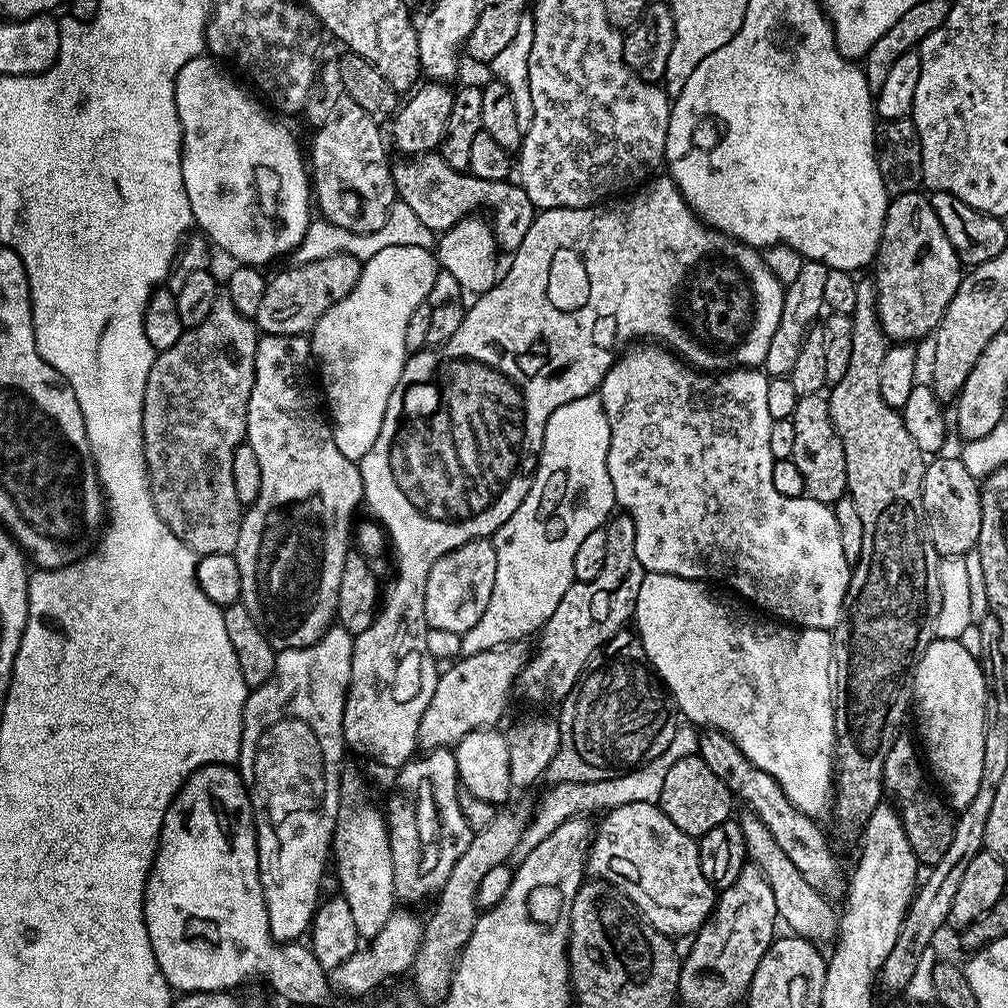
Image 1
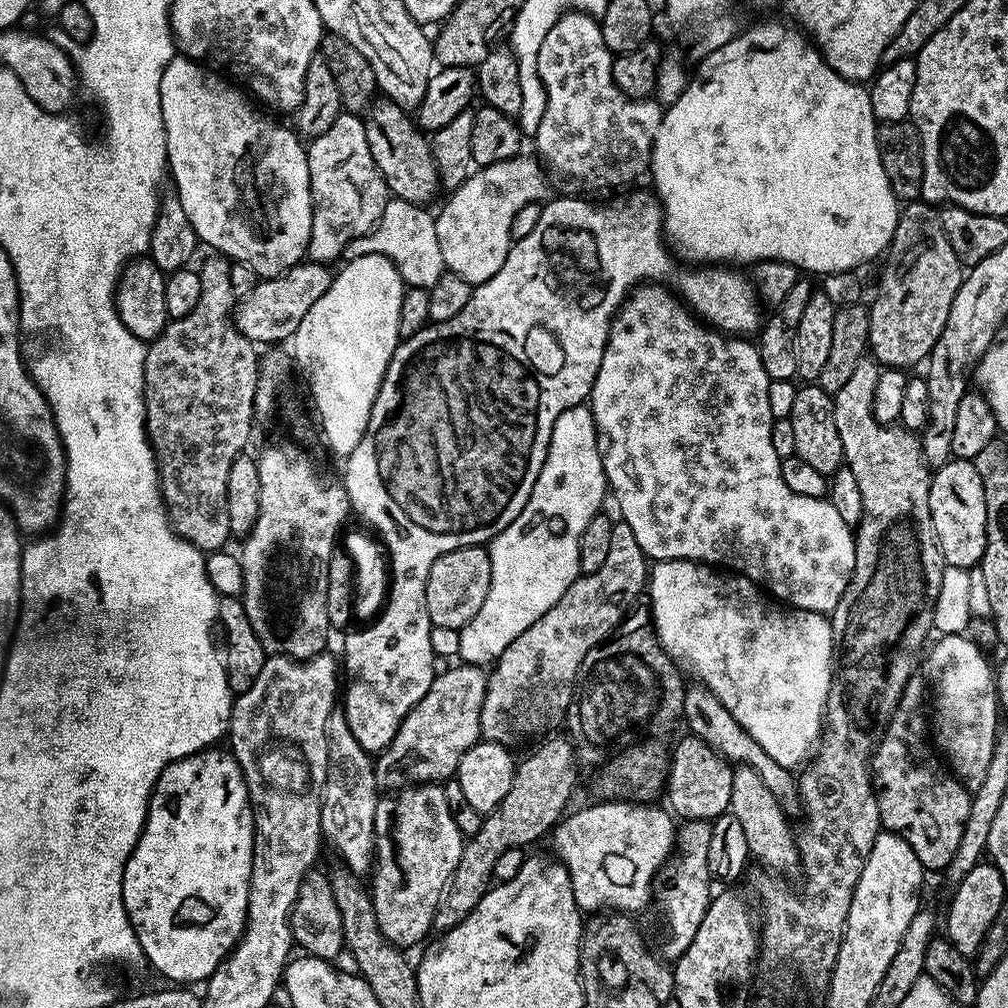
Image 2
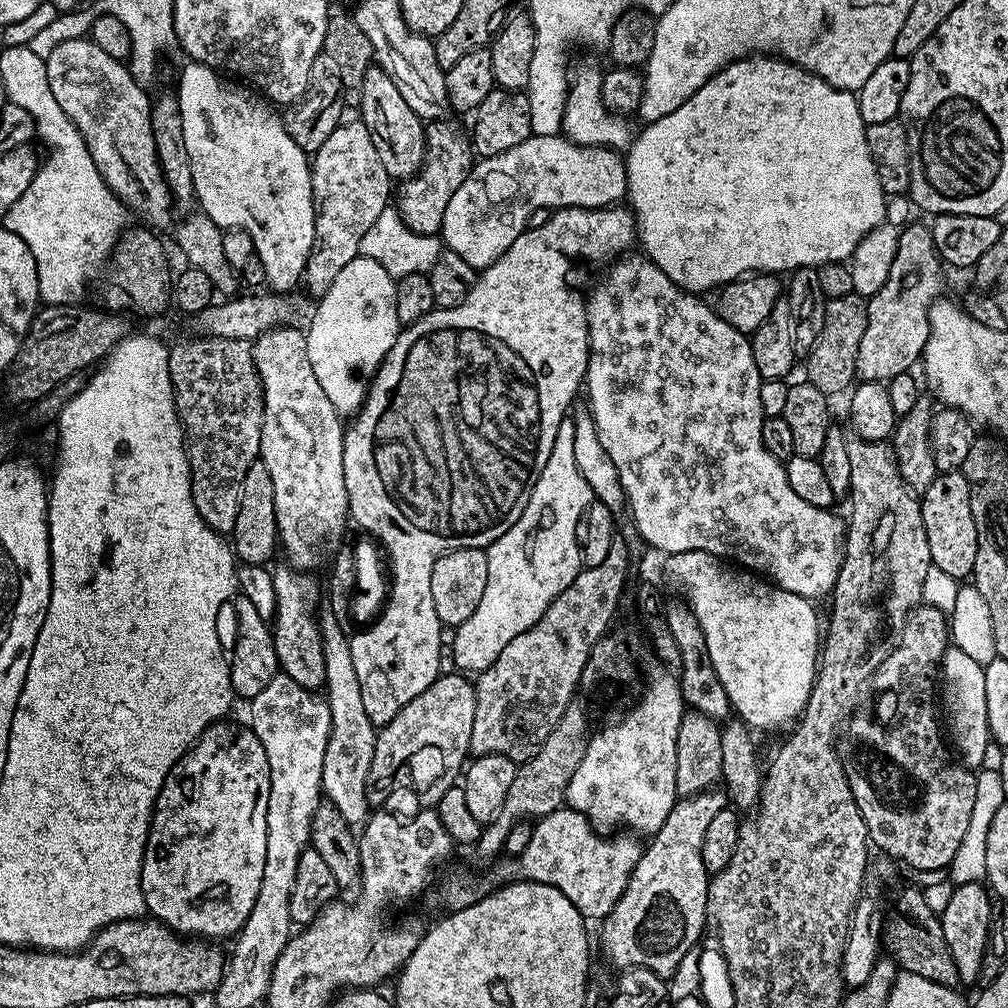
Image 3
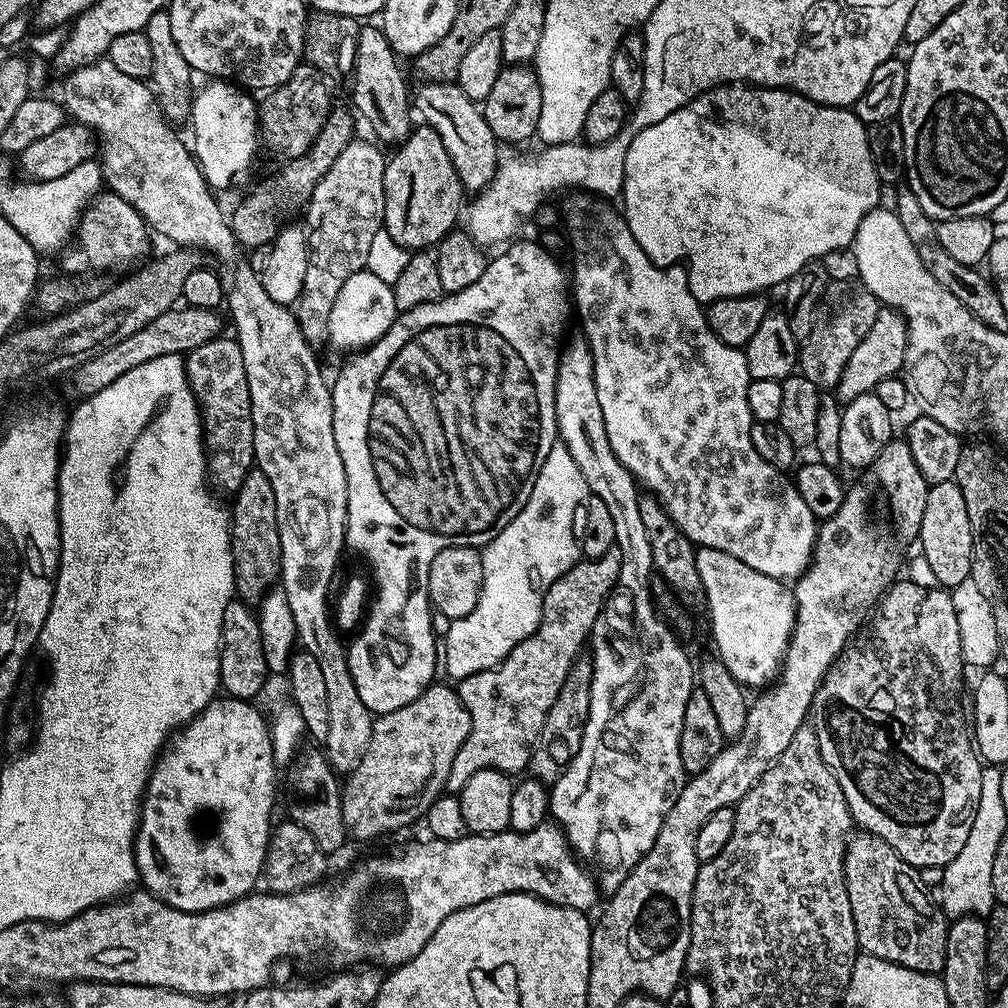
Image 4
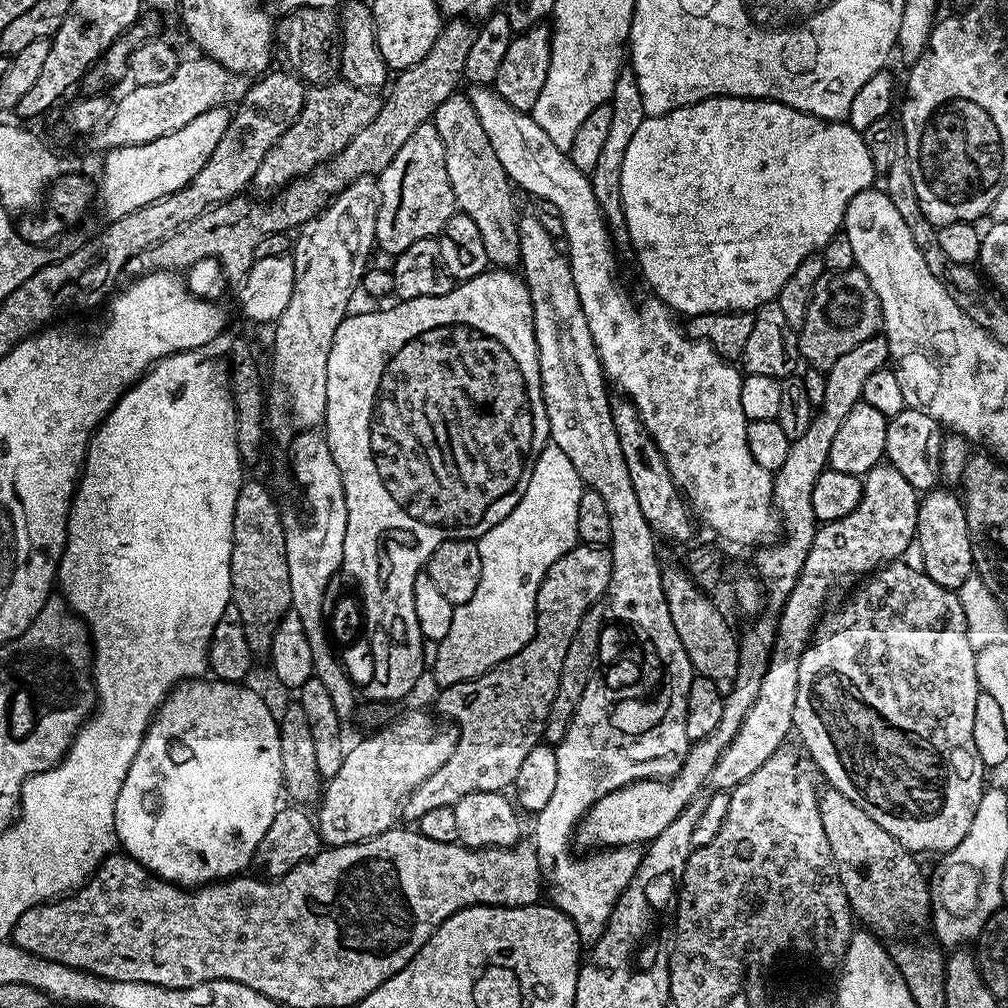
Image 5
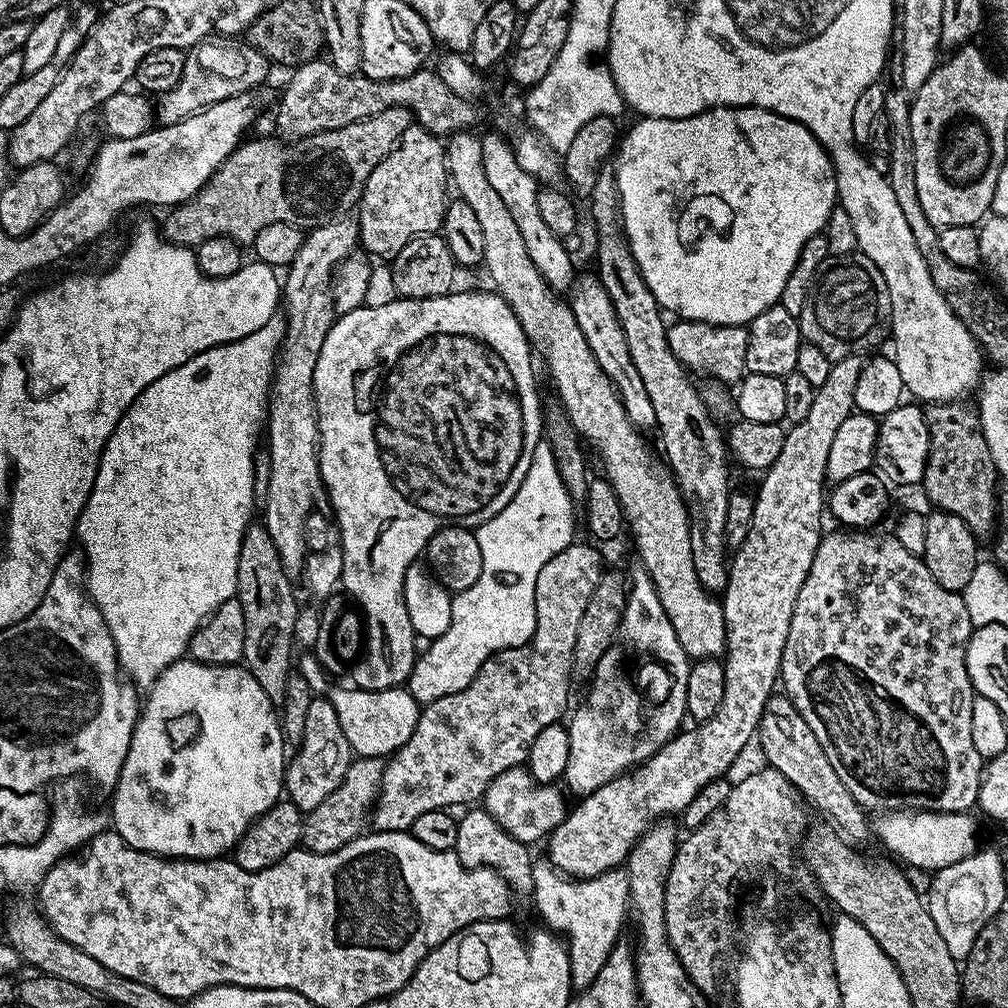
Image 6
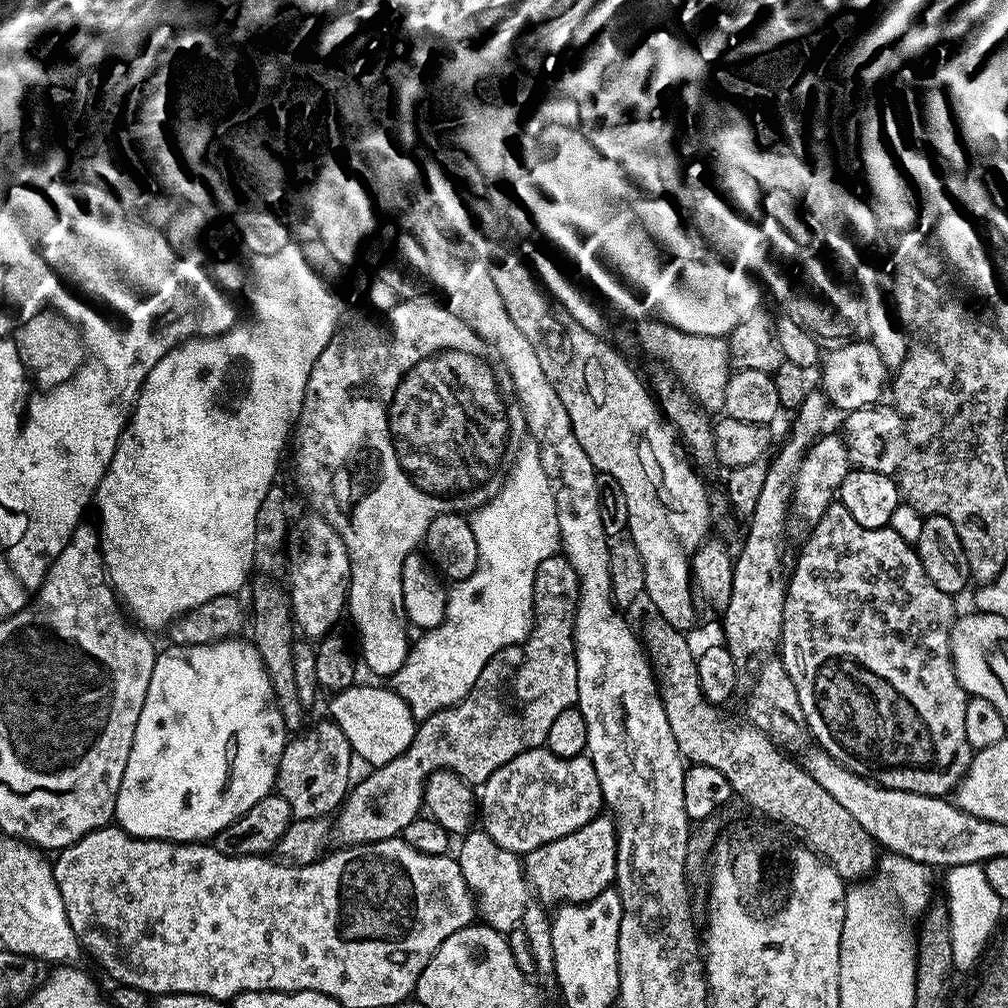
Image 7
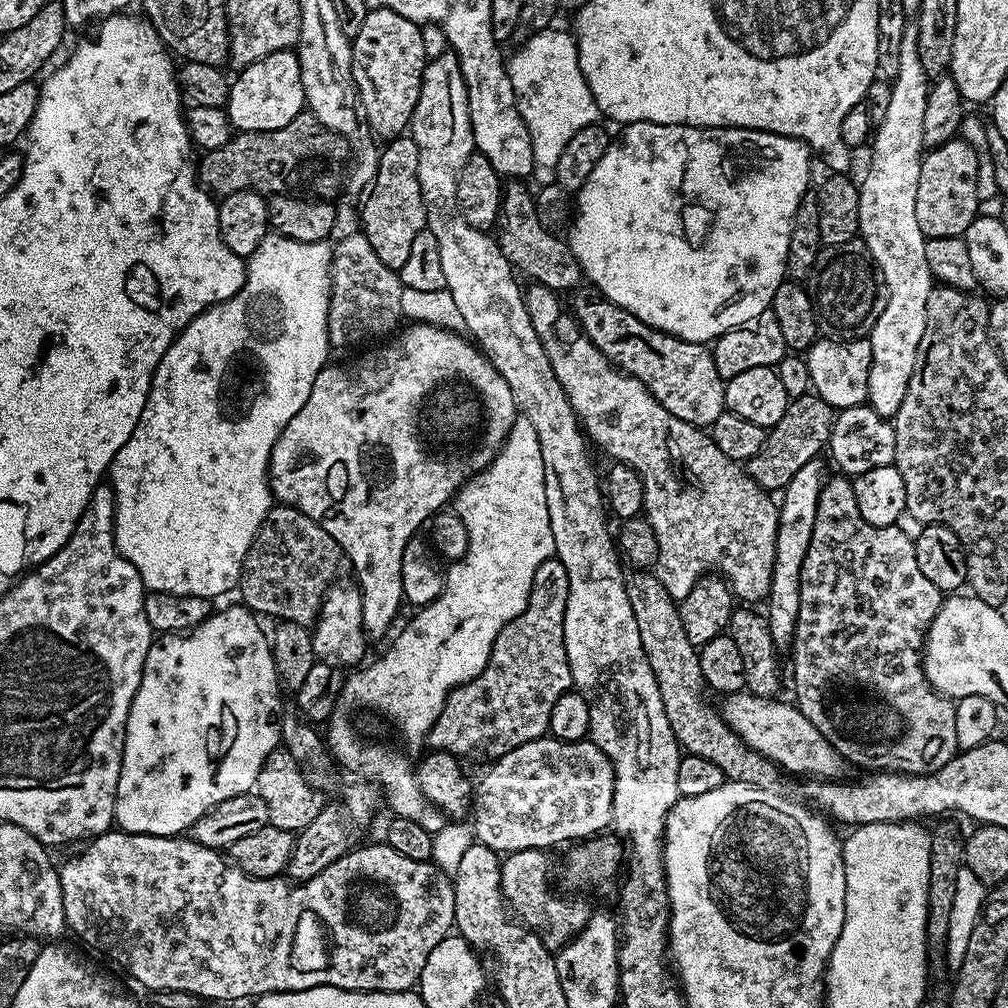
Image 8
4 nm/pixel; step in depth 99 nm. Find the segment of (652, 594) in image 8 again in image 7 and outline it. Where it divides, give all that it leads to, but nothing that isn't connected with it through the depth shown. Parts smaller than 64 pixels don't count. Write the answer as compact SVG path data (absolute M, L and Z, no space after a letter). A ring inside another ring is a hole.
M657 614L652 618L653 620L648 620L644 624L642 644L654 669L658 695L666 710L666 722L670 722L674 742L678 742L678 750L685 761L702 766L714 766L714 770L718 770L725 776L726 782L730 782L737 797L741 796L746 803L753 804L770 819L781 820L782 823L789 824L794 831L800 832L799 839L816 855L821 856L845 882L856 882L867 877L878 863L878 845L872 836L866 834L866 830L862 830L860 823L823 786L818 786L818 782L814 782L814 778L804 769L803 763L796 761L795 764L788 757L791 755L782 750L765 732L747 722L739 724L736 720L727 720L720 713L723 711L710 703L702 694L702 688L698 686L696 656L694 648L692 652L687 638L684 637L685 633Z

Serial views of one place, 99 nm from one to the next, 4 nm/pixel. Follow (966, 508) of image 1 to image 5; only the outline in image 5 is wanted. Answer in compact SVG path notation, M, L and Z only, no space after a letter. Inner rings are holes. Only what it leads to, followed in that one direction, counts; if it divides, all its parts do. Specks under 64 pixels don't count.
M937 486L932 491L923 493L918 506L916 541L918 546L922 546L923 559L926 561L924 570L926 575L934 582L938 582L938 586L959 590L962 582L966 582L966 578L973 575L974 565L964 501L952 492L955 491Z

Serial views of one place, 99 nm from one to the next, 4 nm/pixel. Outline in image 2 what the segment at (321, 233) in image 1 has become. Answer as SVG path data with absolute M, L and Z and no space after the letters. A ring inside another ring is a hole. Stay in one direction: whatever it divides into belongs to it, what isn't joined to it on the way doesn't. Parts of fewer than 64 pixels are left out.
M389 199L384 207L384 219L366 236L360 236L348 244L349 257L385 255L397 265L405 285L431 289L446 271L442 258L442 246L438 246L438 230L435 215L427 207L405 200Z

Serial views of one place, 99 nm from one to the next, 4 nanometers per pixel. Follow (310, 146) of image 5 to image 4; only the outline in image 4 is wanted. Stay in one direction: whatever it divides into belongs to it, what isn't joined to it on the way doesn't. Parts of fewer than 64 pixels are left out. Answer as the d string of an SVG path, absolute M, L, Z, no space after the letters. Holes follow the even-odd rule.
M333 107L329 112L327 122L323 124L322 131L318 138L311 144L307 154L299 157L291 157L277 174L276 178L264 183L261 188L254 187L230 214L229 224L235 238L246 250L263 248L276 239L279 232L279 223L276 224L276 216L280 206L305 205L312 196L314 186L326 176L326 173L333 166L335 159L355 139L353 113L340 108ZM350 112L350 113L349 113ZM352 116L353 118L352 118Z

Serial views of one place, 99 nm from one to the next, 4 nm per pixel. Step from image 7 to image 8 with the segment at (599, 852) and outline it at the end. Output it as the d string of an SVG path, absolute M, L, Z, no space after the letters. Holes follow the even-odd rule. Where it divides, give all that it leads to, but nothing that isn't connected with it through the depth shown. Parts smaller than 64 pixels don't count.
M542 848L507 853L500 862L500 889L509 913L525 928L538 934L540 941L555 954L584 929L594 908L580 897L583 895L559 896L552 889L548 881L548 871L552 868L548 856L549 853Z

